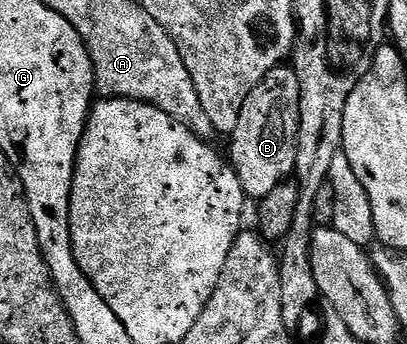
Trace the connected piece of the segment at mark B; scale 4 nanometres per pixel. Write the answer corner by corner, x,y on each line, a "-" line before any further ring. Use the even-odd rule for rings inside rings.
289,65
271,69
271,73
251,89
247,101
243,101
239,125
235,125
228,140
228,162
239,177
243,193
250,200
260,201
267,197
275,185
286,182
294,174
300,120
301,90
296,73

